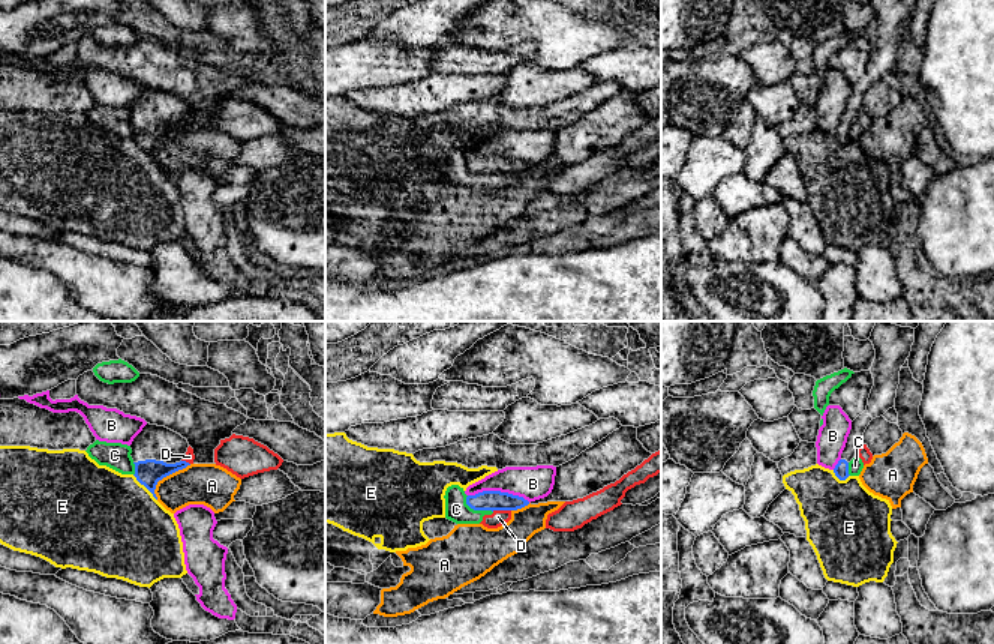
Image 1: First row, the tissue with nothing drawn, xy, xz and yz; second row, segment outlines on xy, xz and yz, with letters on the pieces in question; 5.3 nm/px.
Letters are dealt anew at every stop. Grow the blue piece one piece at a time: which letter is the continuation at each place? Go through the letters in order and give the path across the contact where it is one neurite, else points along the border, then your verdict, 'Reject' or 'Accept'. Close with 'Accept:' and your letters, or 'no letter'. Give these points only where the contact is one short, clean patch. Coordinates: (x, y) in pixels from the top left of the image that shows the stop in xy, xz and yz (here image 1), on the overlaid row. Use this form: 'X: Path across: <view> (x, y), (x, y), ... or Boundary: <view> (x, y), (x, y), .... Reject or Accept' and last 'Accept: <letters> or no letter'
A: Reject
B: Reject
C: Boundary: xz (465, 497), (471, 508), (489, 509), (492, 512). Reject
D: Boundary: xz (510, 509), (492, 511). Reject
E: Reject
Accept: no letter

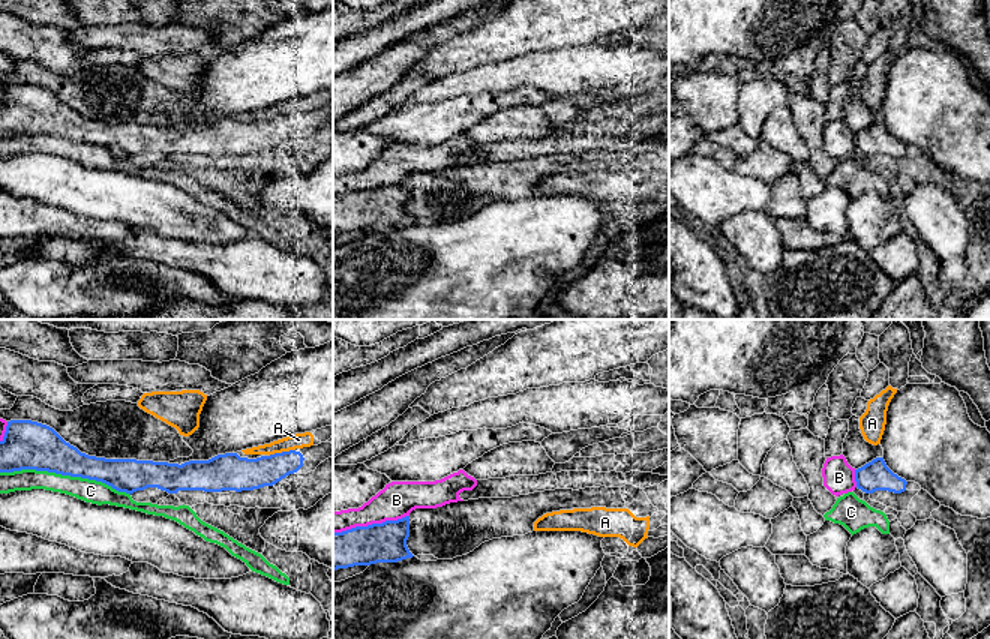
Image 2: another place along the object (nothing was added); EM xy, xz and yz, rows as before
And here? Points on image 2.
A: Boundary: xy (294, 449), (275, 452), (269, 456). Reject
B: Reject
C: Reject
Accept: no letter

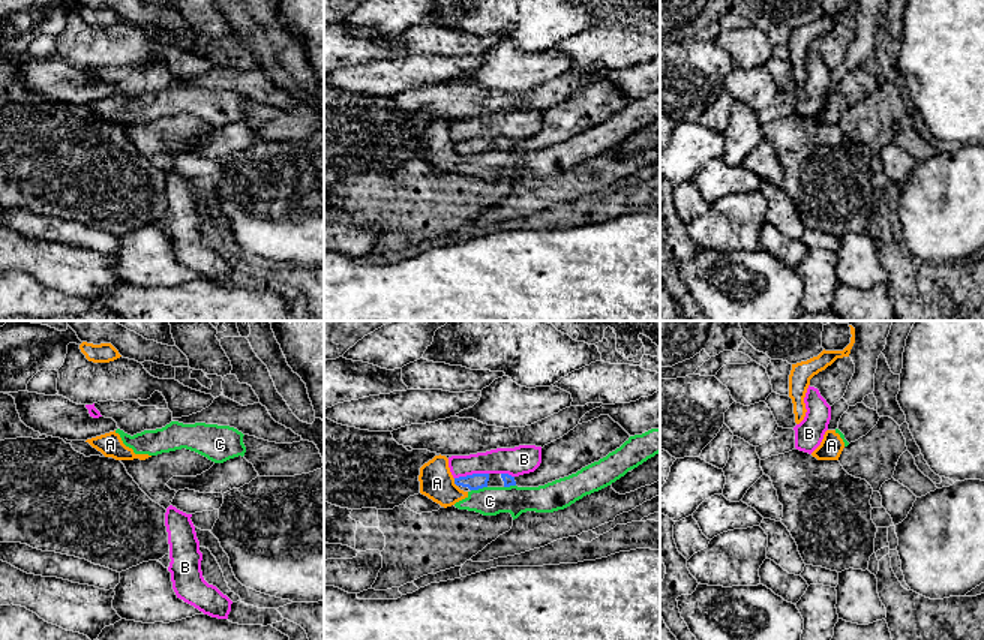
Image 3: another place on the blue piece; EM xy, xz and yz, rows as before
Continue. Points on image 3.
A: Boundary: xz (453, 478), (456, 486). Reject
B: Reject
C: Boundary: xz (486, 486), (471, 490). Reject
Accept: no letter

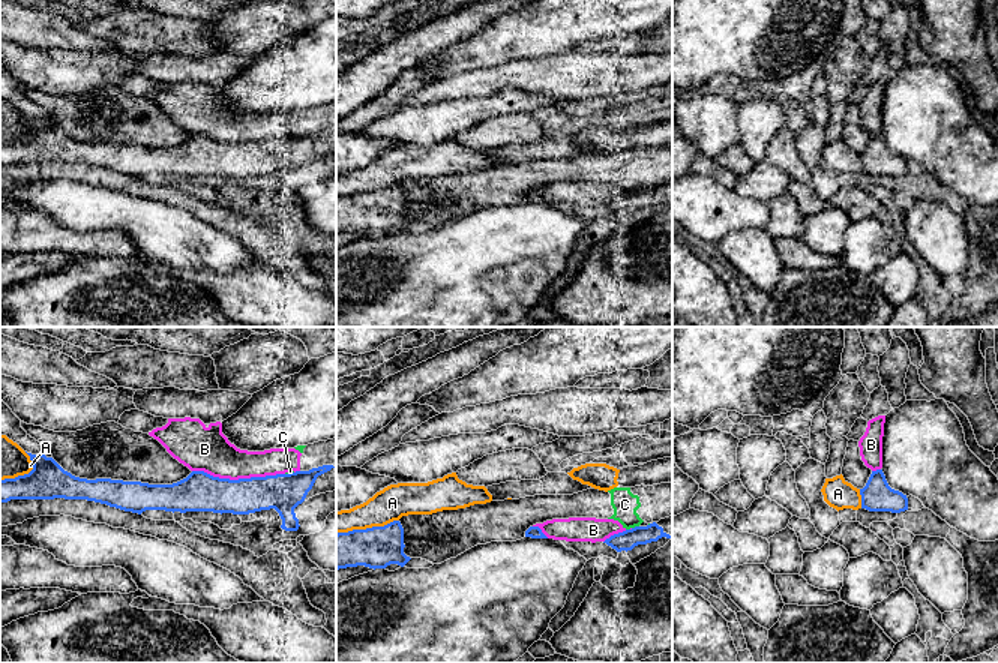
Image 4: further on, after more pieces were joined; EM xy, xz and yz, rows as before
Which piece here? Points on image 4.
A: Reject
B: Boundary: xy (192, 470), (230, 479), (284, 474). Reject
C: Reject
Accept: no letter

